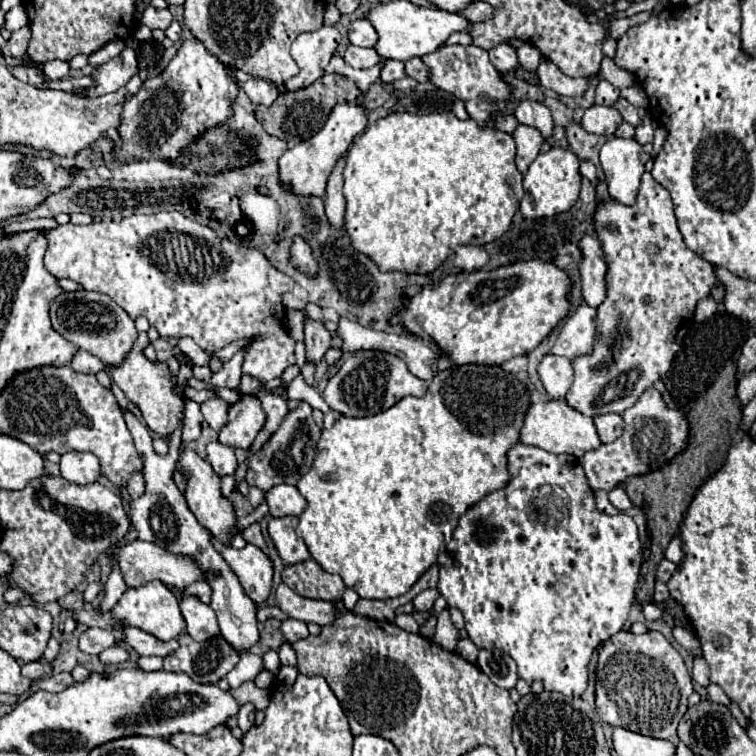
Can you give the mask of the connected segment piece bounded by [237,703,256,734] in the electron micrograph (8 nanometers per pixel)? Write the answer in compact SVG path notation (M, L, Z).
M251 703L244 704L244 706L240 708L237 716L237 724L243 734L245 734L253 726L253 723L249 720L249 715L255 710L254 705Z

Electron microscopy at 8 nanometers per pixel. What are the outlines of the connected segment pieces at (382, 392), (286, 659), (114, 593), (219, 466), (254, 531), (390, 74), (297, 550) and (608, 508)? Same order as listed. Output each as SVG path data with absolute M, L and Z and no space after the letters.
M360 350L352 354L342 368L328 380L326 384L326 404L344 414L344 416L372 416L378 412L388 410L396 402L400 402L404 396L424 396L428 390L428 382L412 376L408 372L408 366L388 352L378 350Z
M282 642L282 646L278 648L278 654L280 654L280 662L286 666L296 666L296 654L294 654L294 648L290 642Z
M114 562L112 574L110 574L108 580L104 582L104 598L102 598L100 606L98 606L98 610L100 610L100 612L112 610L114 604L120 600L120 596L122 596L122 592L124 592L126 588L128 588L128 586L126 586L126 582L124 582L124 578L122 578L122 574L118 572L118 566L116 566L116 562Z
M218 440L216 442L210 442L206 446L206 460L212 464L212 468L216 470L216 474L220 476L226 476L226 474L234 474L238 462L236 462L236 456L234 456L234 448L226 446L226 444L220 444Z
M256 522L256 524L252 524L252 526L248 526L248 528L242 532L242 536L244 536L250 544L258 546L262 552L266 552L266 554L268 554L268 546L266 546L266 542L264 542L264 538L262 538L260 524L258 524L258 522Z
M386 60L386 66L384 66L382 74L380 74L384 84L392 84L394 80L400 80L404 76L406 76L406 70L404 70L402 62L398 62L398 60Z
M296 516L272 518L268 522L268 534L274 540L274 546L286 566L292 566L310 558L310 552L304 540L296 534L296 524L298 524Z
M596 490L594 496L596 496L596 508L598 508L600 512L604 512L604 514L608 514L608 516L616 516L616 514L618 514L618 510L610 504L608 494L606 494L604 490Z

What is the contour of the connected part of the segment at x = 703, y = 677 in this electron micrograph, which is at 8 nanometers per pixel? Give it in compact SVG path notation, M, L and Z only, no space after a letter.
M694 658L692 678L694 678L694 680L700 684L700 686L708 688L708 684L710 684L710 678L708 678L708 666L706 666L706 662L704 662L702 658Z

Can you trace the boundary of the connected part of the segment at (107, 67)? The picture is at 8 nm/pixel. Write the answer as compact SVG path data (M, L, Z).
M124 48L120 56L112 58L106 64L100 64L94 68L90 74L94 80L92 88L78 88L74 94L84 96L84 98L98 98L110 92L116 92L120 86L124 86L134 74L138 72L138 62L136 62L136 52L132 48Z

